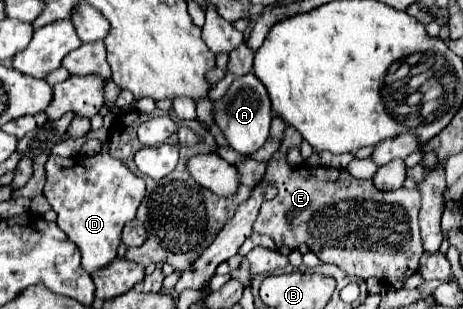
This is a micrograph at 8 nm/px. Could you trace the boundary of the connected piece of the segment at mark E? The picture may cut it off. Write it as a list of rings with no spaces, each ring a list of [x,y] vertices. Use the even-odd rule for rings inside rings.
[[[287,127],[281,149],[273,155],[269,161],[267,173],[263,181],[269,181],[277,185],[277,195],[271,201],[265,201],[261,205],[259,217],[253,225],[255,233],[269,235],[279,247],[297,249],[301,243],[305,243],[315,255],[319,255],[325,263],[335,263],[341,269],[355,273],[363,279],[377,277],[379,281],[389,281],[391,287],[401,287],[403,279],[413,275],[419,265],[419,257],[423,255],[423,247],[419,241],[419,191],[409,189],[397,189],[397,191],[379,191],[371,181],[355,179],[347,173],[347,169],[327,169],[327,167],[299,167],[293,169],[285,161],[285,151],[289,147],[299,147],[303,137],[295,131],[295,127]]]

